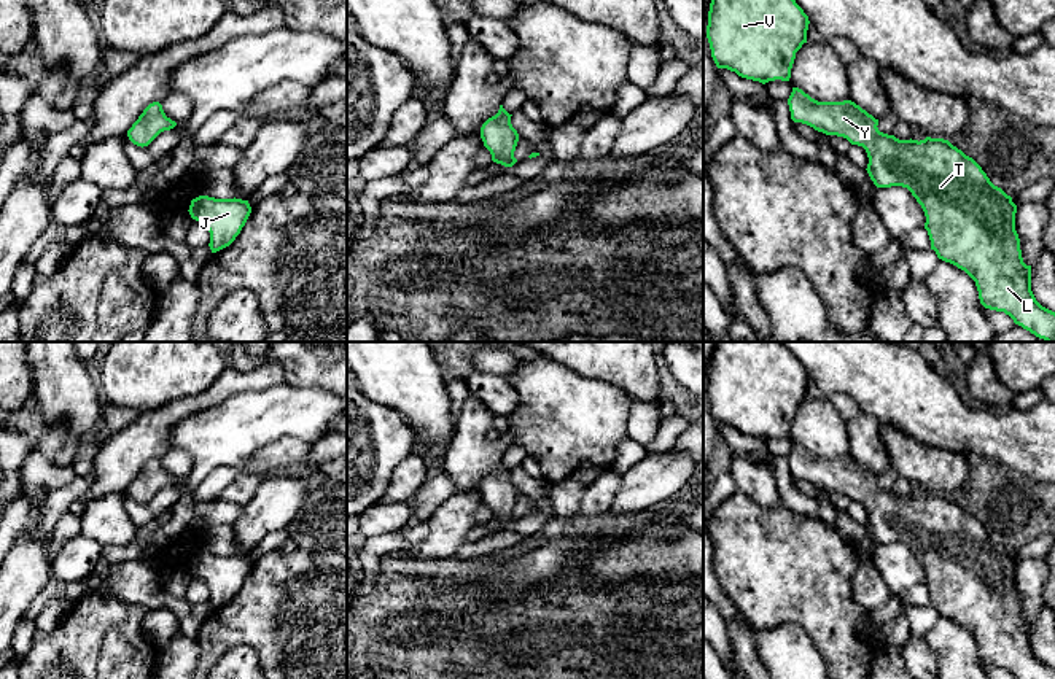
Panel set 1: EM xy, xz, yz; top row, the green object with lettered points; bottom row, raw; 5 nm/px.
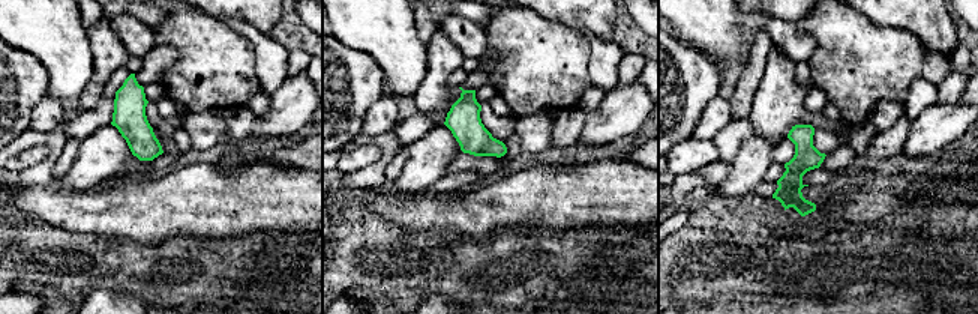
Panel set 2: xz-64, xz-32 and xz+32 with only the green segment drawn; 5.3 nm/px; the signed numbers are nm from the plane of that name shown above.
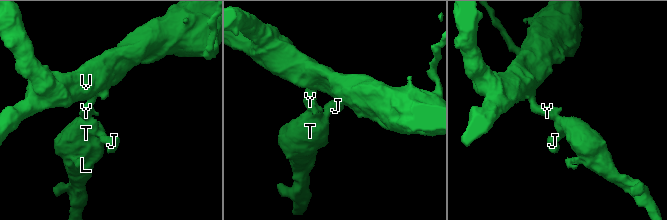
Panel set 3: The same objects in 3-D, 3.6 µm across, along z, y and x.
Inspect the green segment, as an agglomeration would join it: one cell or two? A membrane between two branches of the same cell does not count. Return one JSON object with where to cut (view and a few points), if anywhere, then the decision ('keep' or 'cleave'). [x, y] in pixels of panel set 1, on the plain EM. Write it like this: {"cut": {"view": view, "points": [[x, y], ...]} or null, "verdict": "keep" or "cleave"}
{"cut": null, "verdict": "keep"}

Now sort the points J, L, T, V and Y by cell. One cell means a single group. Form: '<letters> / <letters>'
J L T V Y

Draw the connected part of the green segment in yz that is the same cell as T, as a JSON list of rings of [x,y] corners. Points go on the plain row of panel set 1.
[[[799,444],[788,455],[791,475],[826,491],[847,495],[867,509],[867,530],[877,544],[907,544],[921,561],[937,614],[964,627],[979,647],[985,665],[1004,668],[1014,679],[1055,679],[1055,668],[1042,663],[1031,647],[1031,622],[1022,614],[1015,587],[1017,561],[995,542],[982,523],[948,496],[899,496],[878,487],[878,475],[851,456],[818,458]]]

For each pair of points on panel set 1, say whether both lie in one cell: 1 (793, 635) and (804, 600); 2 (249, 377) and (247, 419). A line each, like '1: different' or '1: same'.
1: different
2: different

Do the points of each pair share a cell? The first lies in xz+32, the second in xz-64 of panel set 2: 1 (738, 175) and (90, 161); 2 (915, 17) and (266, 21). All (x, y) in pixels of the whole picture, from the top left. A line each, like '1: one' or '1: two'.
1: one
2: one

